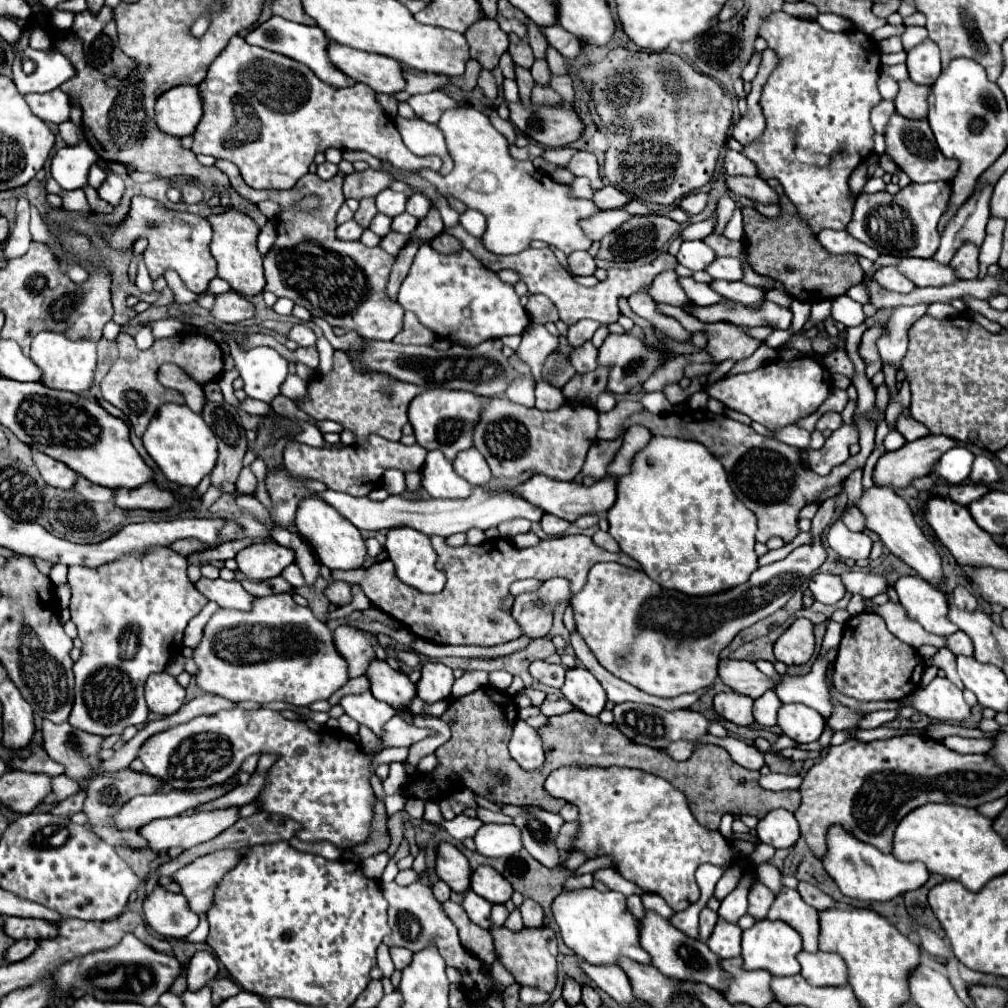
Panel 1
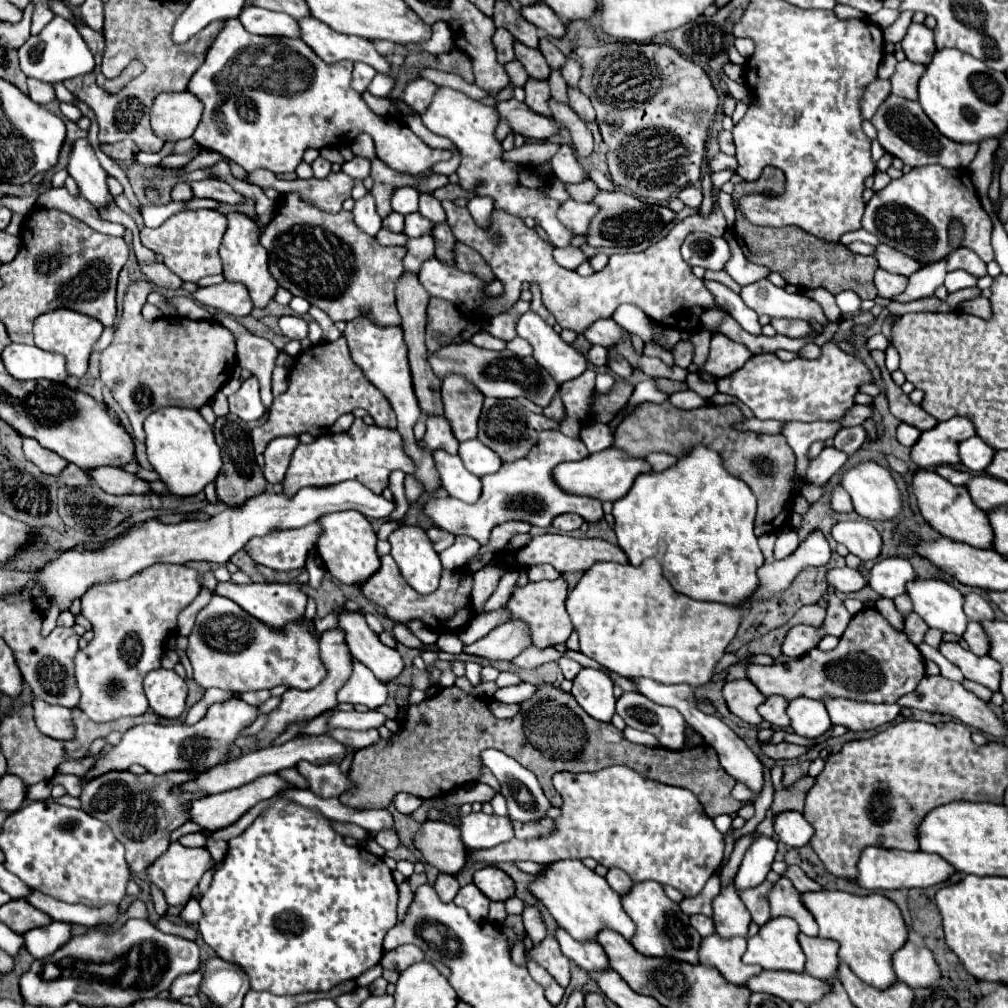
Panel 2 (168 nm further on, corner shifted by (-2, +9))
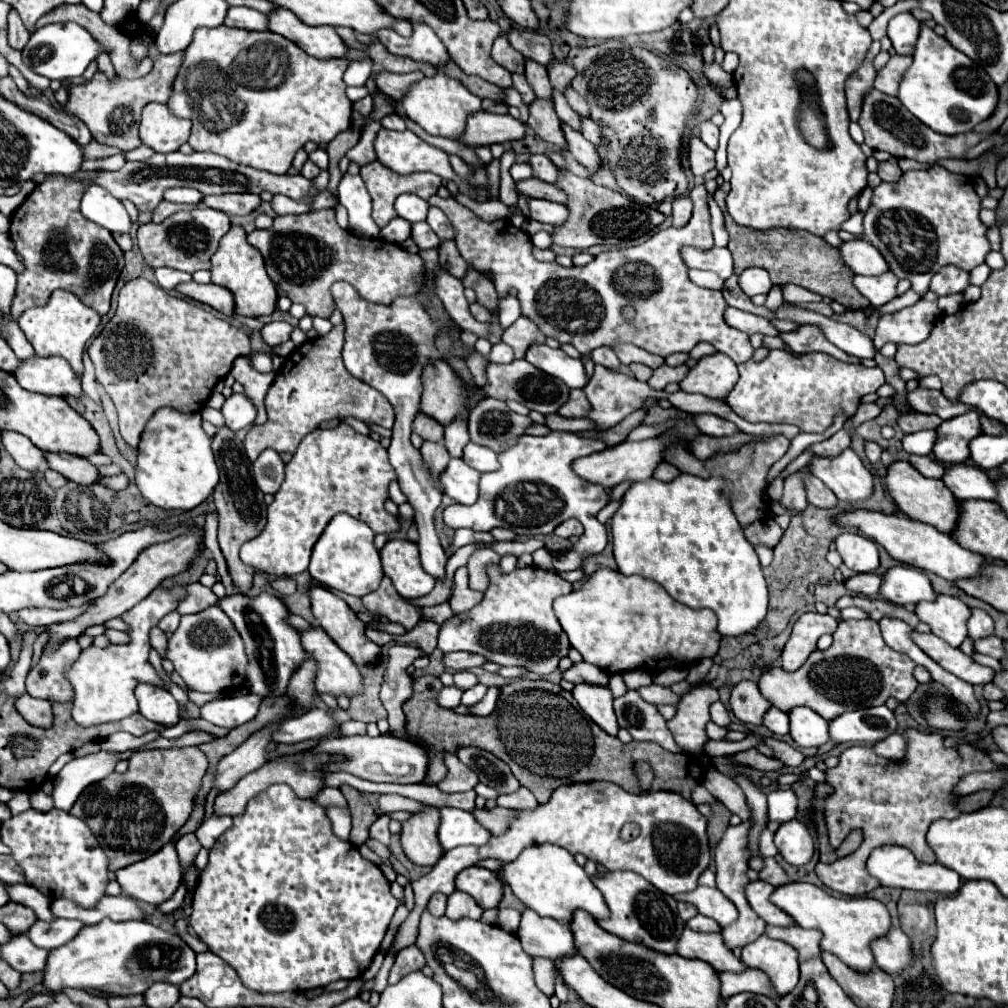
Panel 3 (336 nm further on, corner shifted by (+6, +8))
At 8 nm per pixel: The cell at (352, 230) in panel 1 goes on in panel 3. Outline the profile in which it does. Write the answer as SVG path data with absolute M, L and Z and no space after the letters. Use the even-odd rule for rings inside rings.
M345 173L339 183L339 203L349 211L349 231L357 237L377 237L379 227L371 217L371 197L361 175Z

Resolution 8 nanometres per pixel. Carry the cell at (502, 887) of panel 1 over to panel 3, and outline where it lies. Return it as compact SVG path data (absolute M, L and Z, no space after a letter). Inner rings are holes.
M467 867L455 877L455 887L459 891L469 893L483 909L495 909L503 897L499 877L483 867Z

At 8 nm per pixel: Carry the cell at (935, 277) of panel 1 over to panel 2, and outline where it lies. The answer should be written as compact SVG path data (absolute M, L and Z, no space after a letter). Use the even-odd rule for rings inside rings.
M879 244L875 248L875 254L873 254L879 262L881 268L893 272L893 274L903 274L903 276L911 276L911 272L917 272L921 268L921 262L903 254L903 252L897 252L895 248L889 248L885 244Z

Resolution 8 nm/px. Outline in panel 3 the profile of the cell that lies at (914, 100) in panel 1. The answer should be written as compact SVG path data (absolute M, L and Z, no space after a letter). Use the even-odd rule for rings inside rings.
M893 55L889 59L889 63L877 71L875 77L875 89L879 89L885 95L895 95L897 93L897 83L901 81L905 69L911 65L911 57L909 55Z

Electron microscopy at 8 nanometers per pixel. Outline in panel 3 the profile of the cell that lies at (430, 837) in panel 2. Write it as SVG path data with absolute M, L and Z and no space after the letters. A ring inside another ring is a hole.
M425 807L413 813L401 825L401 845L405 855L417 865L435 865L443 855L441 847L437 845L439 809Z

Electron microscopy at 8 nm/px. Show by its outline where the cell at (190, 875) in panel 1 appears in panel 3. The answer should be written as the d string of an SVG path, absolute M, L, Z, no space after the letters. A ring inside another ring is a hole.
M169 843L165 849L153 853L153 857L119 869L115 875L125 895L151 905L161 905L171 899L181 883L181 865L175 845Z

